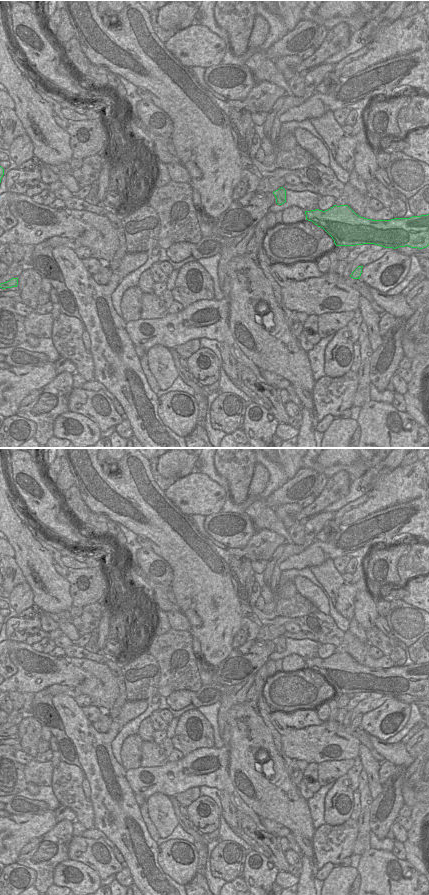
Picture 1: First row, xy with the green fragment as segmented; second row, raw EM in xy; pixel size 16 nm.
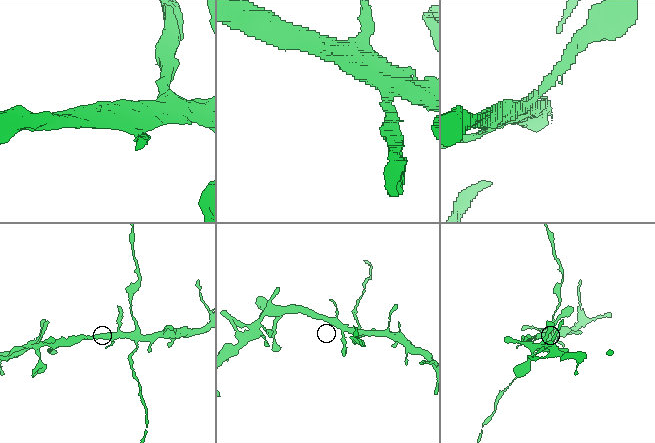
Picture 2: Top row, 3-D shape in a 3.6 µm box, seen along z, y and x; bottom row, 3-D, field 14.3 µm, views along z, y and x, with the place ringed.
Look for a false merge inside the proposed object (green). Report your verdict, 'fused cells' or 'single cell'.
fused cells

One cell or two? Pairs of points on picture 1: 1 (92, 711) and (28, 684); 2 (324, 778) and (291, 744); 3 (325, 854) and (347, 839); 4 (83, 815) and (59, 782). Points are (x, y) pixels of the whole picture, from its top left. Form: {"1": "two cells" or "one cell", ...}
{"1": "two cells", "2": "two cells", "3": "one cell", "4": "one cell"}

